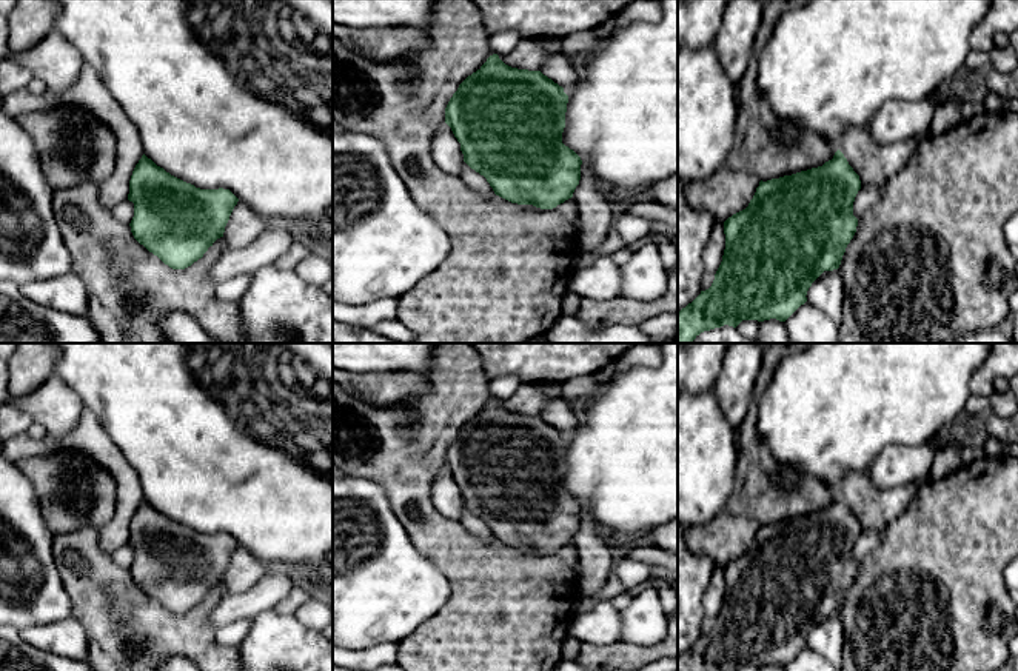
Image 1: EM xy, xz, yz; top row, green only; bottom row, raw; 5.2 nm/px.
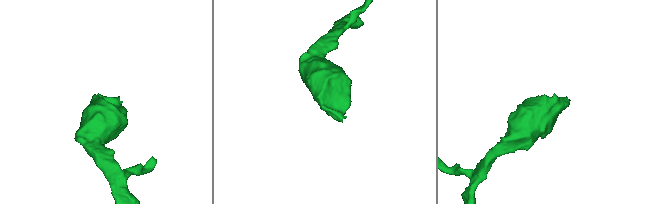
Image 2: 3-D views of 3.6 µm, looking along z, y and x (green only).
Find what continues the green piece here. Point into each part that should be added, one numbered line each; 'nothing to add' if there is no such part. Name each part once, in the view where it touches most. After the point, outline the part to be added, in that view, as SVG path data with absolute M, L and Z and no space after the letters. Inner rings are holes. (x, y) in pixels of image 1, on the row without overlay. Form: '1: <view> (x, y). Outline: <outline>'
nothing to add

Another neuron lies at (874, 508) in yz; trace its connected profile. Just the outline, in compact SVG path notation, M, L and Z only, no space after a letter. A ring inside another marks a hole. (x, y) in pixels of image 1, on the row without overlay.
M847 471L839 496L859 520L861 532L884 528L915 500L924 479L892 489L878 489L869 472Z

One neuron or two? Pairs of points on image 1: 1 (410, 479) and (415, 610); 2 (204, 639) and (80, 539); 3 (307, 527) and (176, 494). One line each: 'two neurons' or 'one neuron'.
1: two neurons
2: one neuron
3: one neuron

